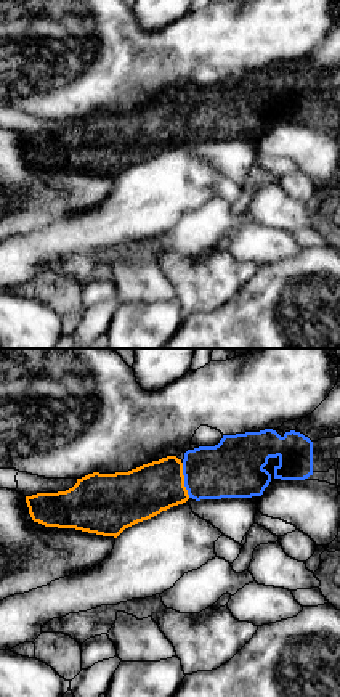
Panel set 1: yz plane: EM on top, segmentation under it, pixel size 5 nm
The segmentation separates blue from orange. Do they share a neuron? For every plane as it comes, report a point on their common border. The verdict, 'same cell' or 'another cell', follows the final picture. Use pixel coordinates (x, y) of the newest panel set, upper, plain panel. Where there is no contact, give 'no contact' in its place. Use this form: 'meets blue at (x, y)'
meets blue at (185, 121)

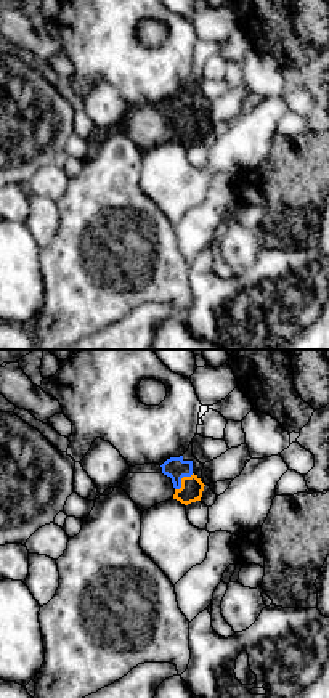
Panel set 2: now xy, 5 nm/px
meets blue at (180, 121)

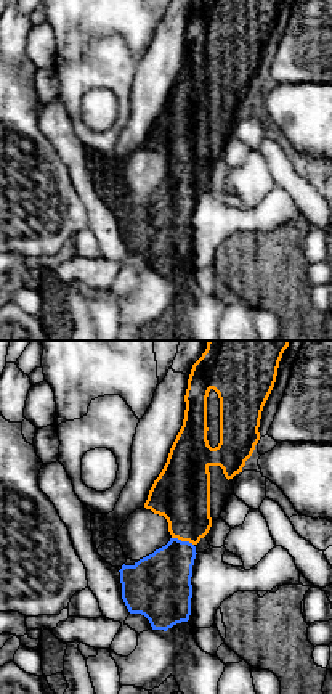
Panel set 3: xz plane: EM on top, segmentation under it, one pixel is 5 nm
meets blue at (183, 182)

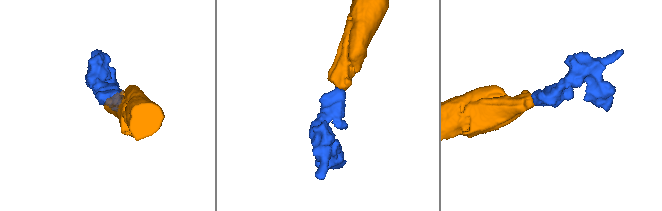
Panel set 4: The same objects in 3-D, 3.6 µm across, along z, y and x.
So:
same cell

